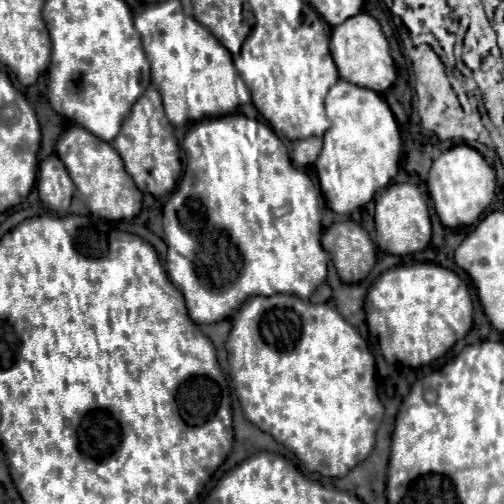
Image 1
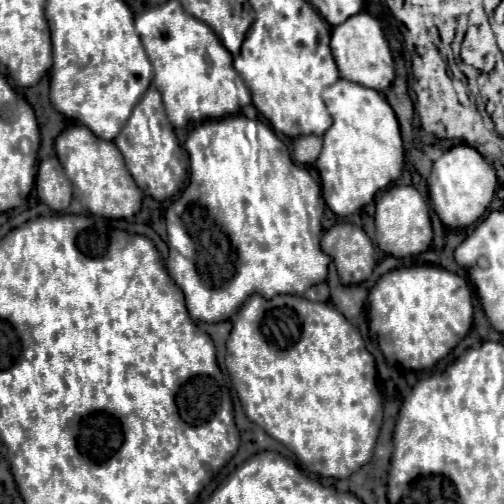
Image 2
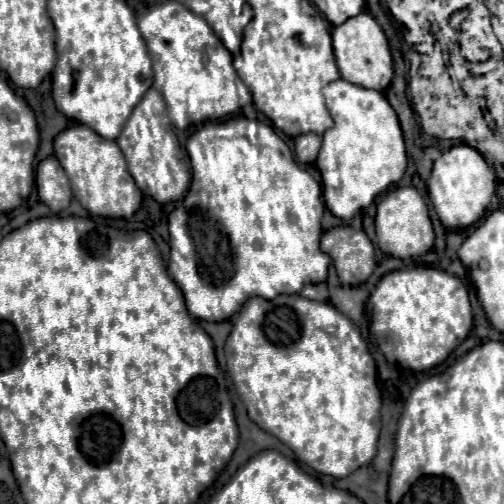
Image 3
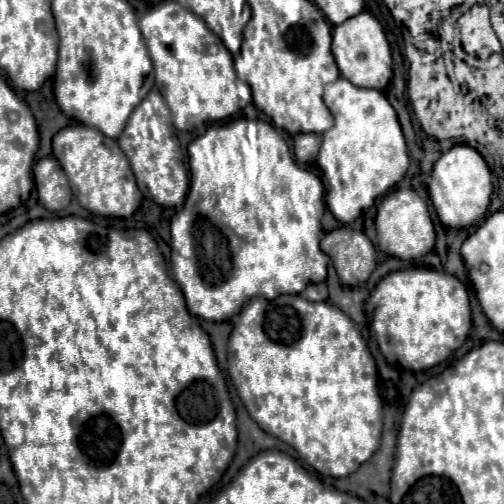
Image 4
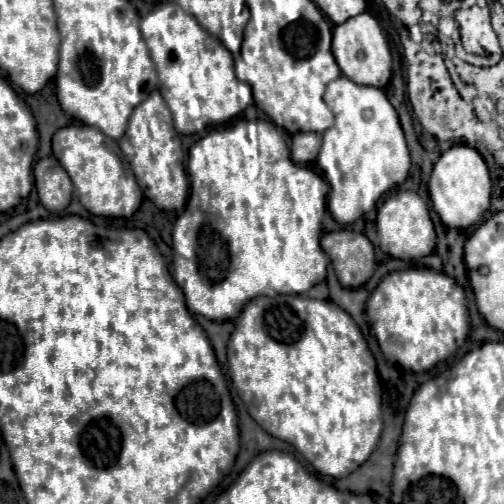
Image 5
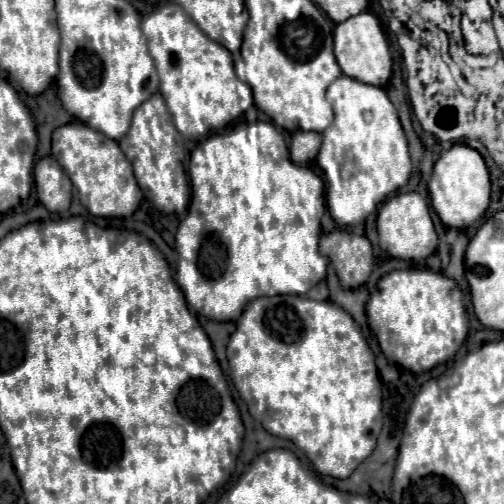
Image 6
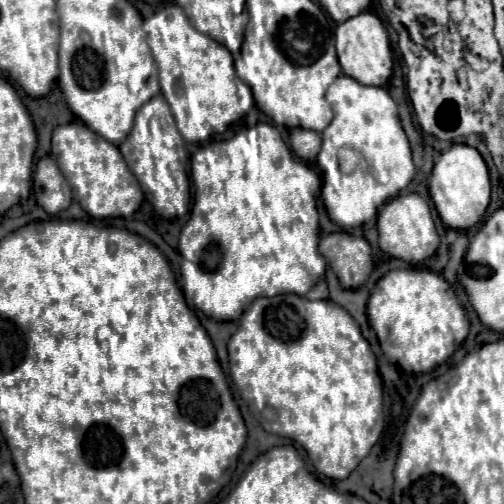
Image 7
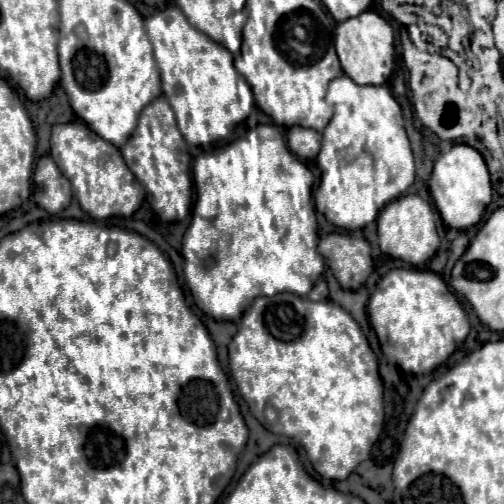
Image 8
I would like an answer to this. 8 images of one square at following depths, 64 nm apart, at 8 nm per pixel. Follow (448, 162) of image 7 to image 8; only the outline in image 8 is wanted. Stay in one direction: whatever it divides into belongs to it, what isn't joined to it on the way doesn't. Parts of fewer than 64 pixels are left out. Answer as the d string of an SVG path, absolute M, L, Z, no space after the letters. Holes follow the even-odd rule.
M454 144L446 154L442 154L430 176L430 194L444 222L456 230L466 230L482 220L486 206L492 200L492 184L484 158L468 144Z

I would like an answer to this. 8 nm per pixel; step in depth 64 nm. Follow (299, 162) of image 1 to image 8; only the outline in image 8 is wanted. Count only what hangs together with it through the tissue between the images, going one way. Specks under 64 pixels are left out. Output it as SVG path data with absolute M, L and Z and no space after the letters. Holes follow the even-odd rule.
M292 126L288 130L288 148L302 160L314 160L320 152L322 134L312 128Z

